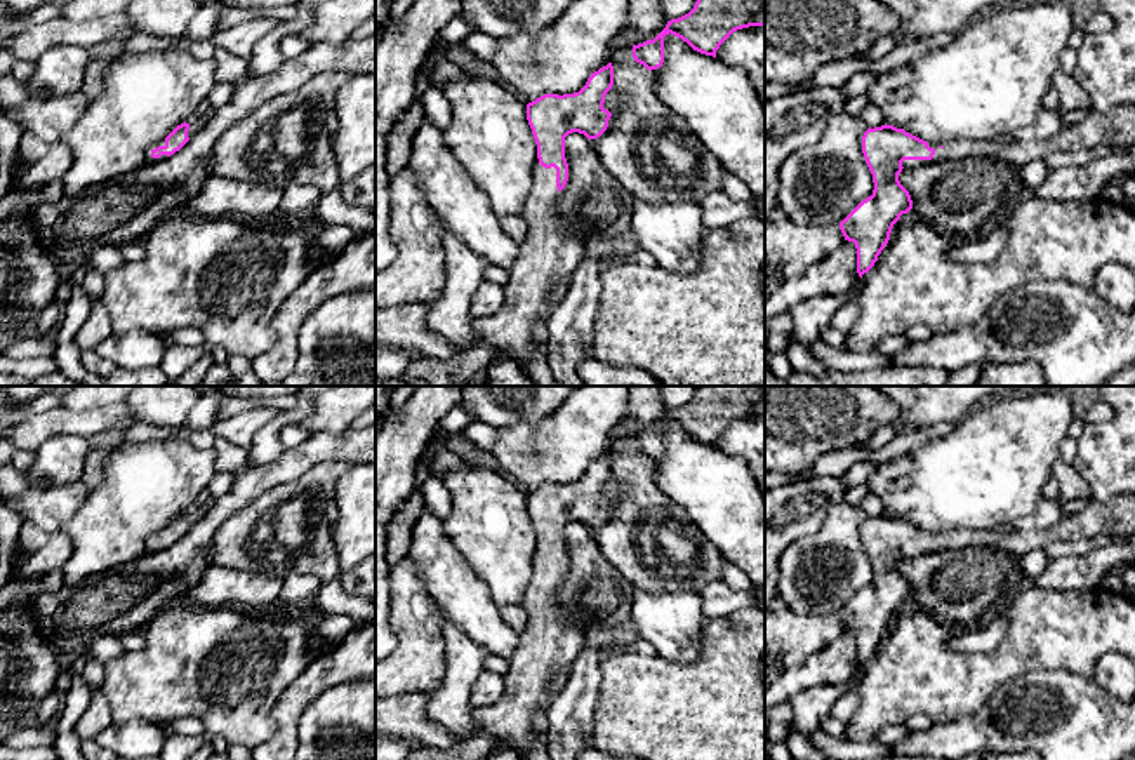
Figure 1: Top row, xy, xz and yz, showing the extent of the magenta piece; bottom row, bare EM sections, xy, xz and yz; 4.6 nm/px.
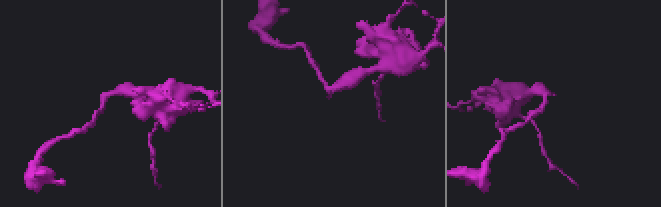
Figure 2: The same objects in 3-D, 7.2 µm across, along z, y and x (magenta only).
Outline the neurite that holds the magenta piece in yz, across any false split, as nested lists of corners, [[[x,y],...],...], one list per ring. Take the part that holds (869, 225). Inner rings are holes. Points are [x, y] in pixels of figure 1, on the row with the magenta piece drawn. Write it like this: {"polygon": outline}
{"polygon": [[[1119,104],[1109,111],[1092,110],[1079,123],[1046,141],[1006,137],[954,139],[935,144],[893,125],[869,127],[862,136],[862,153],[874,190],[840,223],[840,230],[845,240],[855,243],[857,273],[862,278],[888,243],[893,224],[913,209],[911,195],[899,181],[904,169],[946,160],[996,158],[1020,170],[1032,160],[1046,160],[1053,153],[1095,146],[1125,151],[1132,144],[1135,144],[1135,104]]]}

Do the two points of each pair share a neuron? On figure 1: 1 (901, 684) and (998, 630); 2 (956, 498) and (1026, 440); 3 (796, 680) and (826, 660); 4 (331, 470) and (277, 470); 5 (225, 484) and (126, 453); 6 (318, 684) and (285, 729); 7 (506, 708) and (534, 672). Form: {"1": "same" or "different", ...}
{"1": "different", "2": "same", "3": "same", "4": "different", "5": "different", "6": "same", "7": "same"}

